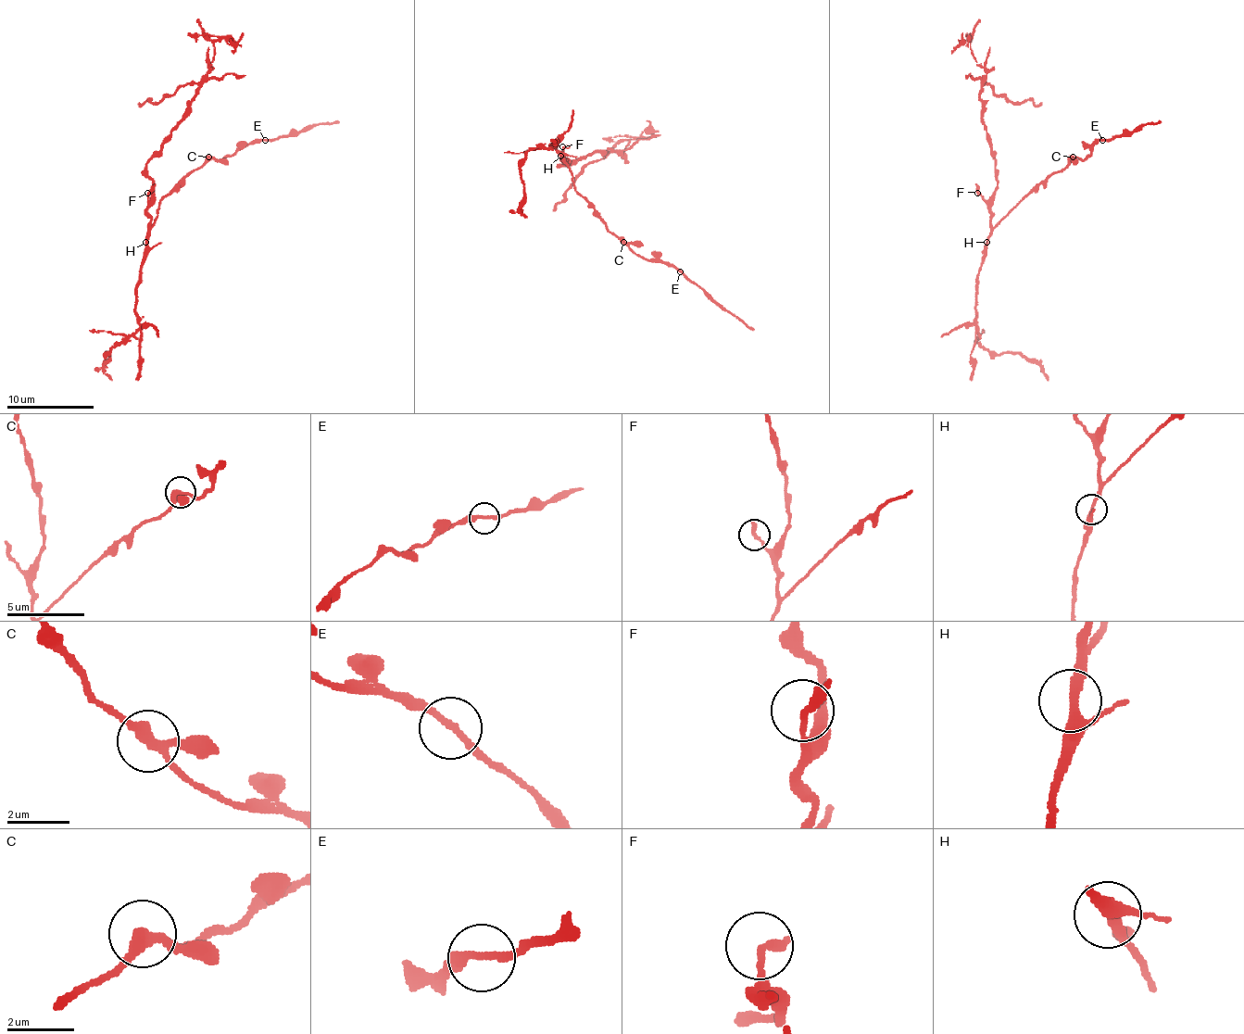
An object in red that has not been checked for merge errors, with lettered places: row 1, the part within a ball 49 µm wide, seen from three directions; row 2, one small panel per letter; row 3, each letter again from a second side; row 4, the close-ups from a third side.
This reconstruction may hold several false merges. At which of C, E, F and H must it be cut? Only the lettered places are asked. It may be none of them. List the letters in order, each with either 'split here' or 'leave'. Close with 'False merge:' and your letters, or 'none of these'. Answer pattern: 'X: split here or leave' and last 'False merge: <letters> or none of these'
C: leave
E: leave
F: leave
H: leave
False merge: none of these

